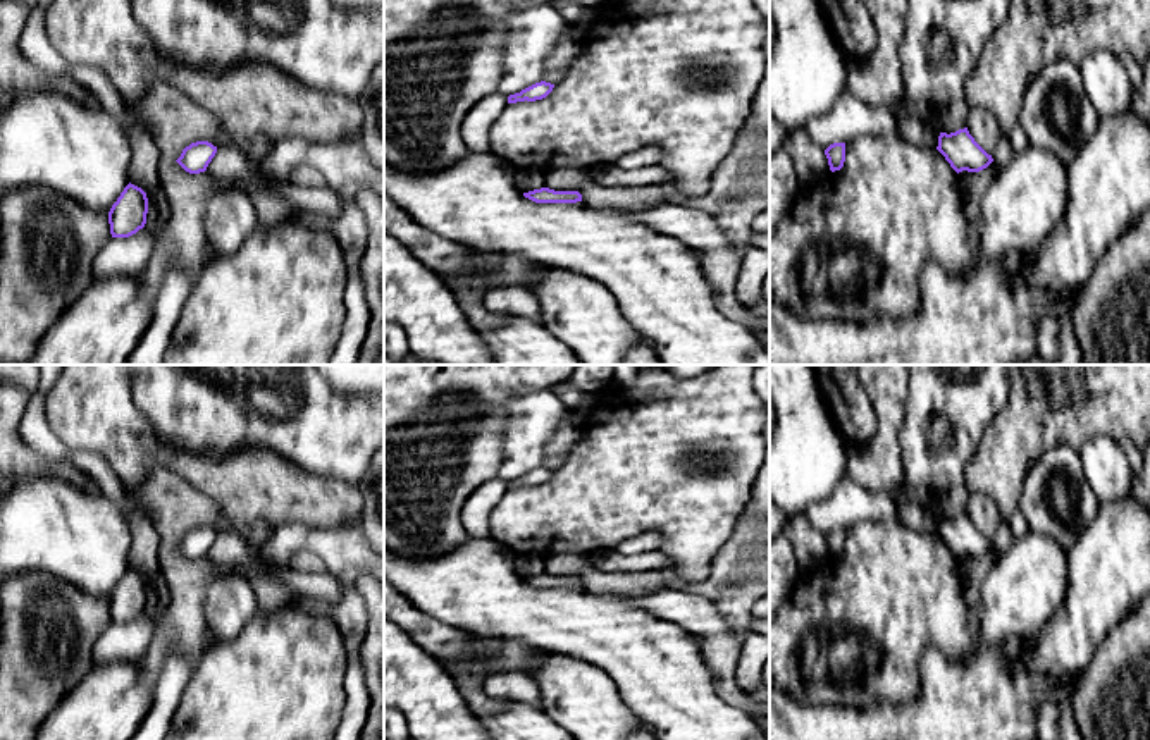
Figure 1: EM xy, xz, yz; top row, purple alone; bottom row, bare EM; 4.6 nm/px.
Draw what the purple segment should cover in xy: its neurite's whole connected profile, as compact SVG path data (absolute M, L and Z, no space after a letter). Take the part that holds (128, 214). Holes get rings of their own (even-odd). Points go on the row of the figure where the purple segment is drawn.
M127 184L108 212L112 237L129 237L146 224L148 198L146 193Z

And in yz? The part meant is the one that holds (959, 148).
M968 127L950 134L940 133L937 150L957 174L962 170L980 172L993 162L992 155L974 141Z

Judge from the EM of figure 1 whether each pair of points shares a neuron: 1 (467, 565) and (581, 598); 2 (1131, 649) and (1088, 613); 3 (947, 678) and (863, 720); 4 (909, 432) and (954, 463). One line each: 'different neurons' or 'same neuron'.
1: same neuron
2: different neurons
3: same neuron
4: same neuron

